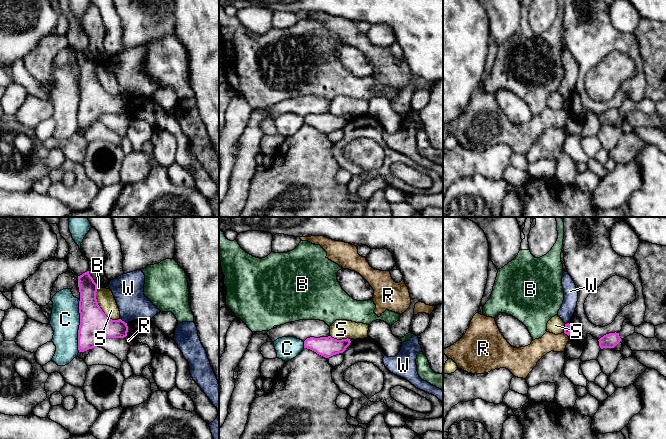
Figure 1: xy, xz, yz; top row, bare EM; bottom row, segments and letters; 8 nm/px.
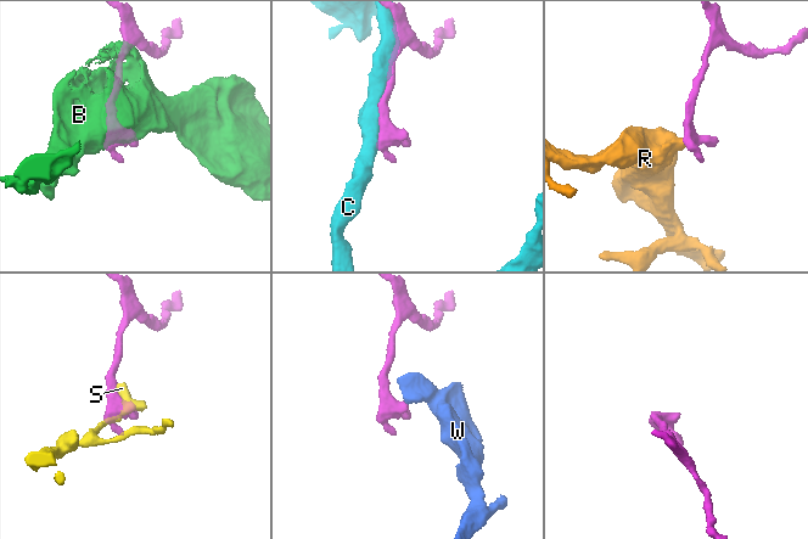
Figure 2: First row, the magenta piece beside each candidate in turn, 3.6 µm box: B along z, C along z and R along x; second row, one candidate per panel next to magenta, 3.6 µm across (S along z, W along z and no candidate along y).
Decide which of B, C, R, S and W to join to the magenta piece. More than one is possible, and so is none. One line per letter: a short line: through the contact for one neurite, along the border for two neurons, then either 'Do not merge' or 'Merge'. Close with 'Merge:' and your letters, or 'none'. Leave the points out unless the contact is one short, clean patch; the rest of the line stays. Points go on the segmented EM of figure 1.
B: Line: xy (96, 285), (97, 289). Do not merge
C: Do not merge
R: Do not merge
S: Line: xy (96, 290), (96, 301), (101, 310), (110, 318), (119, 319). Do not merge
W: Line: xy (120, 318), (126, 323). Do not merge
Merge: none

